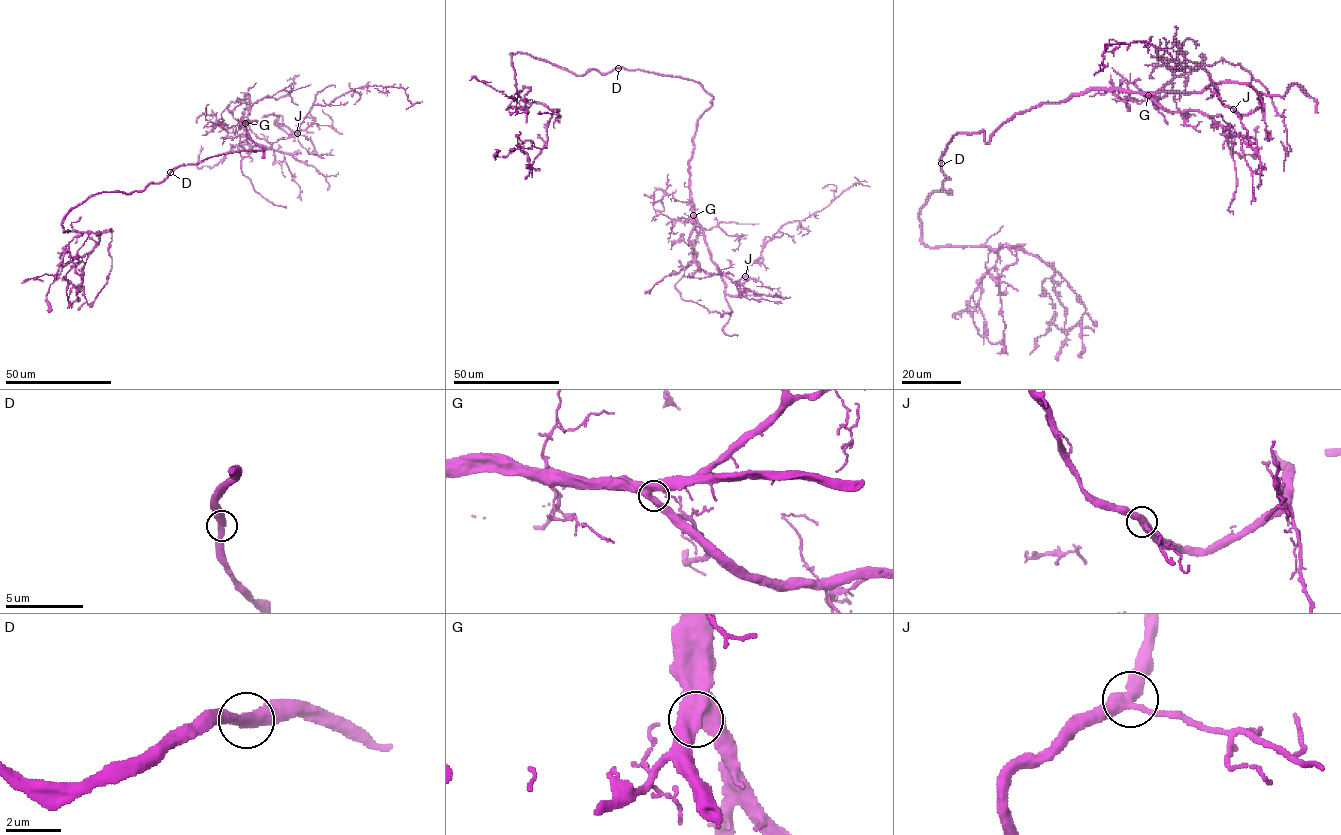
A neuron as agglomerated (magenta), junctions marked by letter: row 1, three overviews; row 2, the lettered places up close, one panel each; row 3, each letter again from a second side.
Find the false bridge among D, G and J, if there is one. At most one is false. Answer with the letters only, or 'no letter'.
no letter

